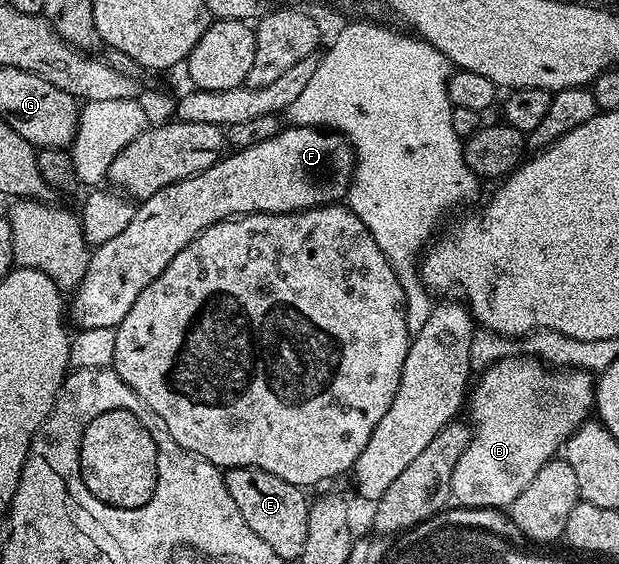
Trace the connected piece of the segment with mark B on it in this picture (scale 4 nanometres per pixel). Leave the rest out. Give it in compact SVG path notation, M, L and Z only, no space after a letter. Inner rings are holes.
M508 356L488 366L478 375L479 383L477 378L470 387L465 410L471 413L471 443L461 452L451 481L451 498L460 507L510 507L541 467L562 451L571 433L588 421L595 405L595 382L587 371L552 368L530 356L515 357Z

